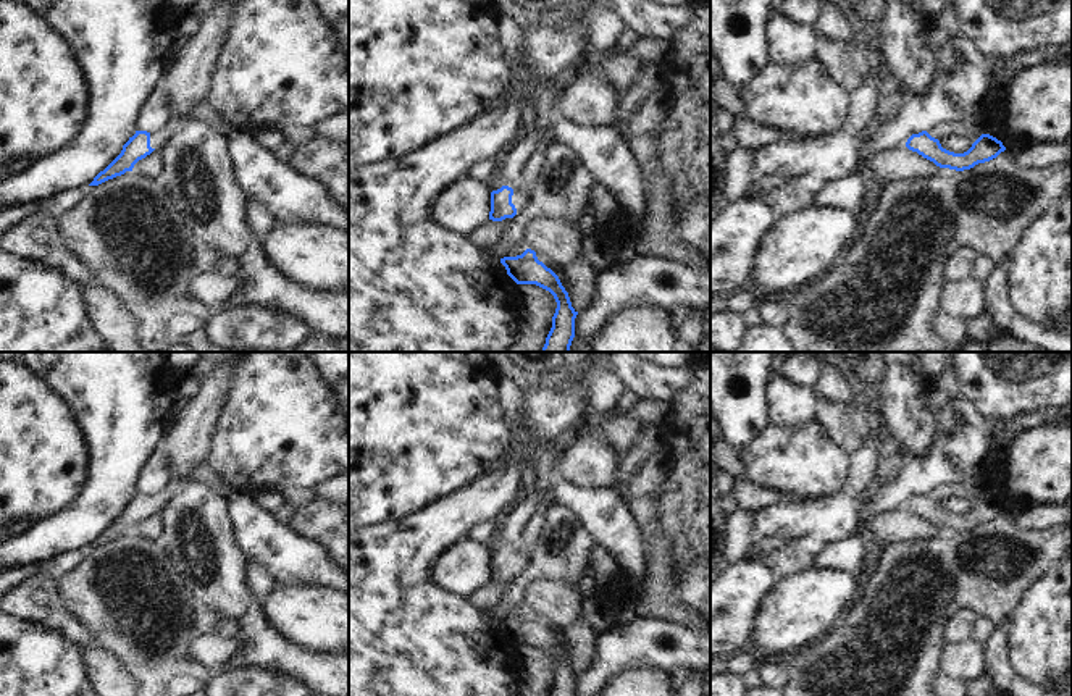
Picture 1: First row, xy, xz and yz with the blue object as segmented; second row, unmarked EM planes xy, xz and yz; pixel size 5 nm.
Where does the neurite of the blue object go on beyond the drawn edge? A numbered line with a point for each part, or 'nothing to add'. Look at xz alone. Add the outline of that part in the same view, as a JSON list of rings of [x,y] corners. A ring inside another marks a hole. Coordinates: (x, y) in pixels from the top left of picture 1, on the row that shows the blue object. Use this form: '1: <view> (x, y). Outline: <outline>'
1: xz (522, 199). Outline: [[[518,187],[513,189],[512,203],[517,208],[517,213],[528,212],[528,207],[531,203],[531,192],[530,191],[521,191]]]

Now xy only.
1: xy (163, 134). Outline: [[[170,115],[168,121],[150,134],[150,147],[160,150],[171,136],[181,128],[182,119],[178,115]]]

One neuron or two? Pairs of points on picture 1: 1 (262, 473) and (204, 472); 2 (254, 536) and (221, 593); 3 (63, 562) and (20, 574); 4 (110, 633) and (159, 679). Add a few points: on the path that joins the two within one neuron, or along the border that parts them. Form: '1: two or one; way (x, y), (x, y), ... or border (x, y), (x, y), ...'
1: two; border (205, 462), (213, 475), (213, 482)
2: two; border (230, 519), (234, 543), (249, 561)
3: one; way (52, 569), (31, 570)
4: one; way (121, 641), (147, 667)

